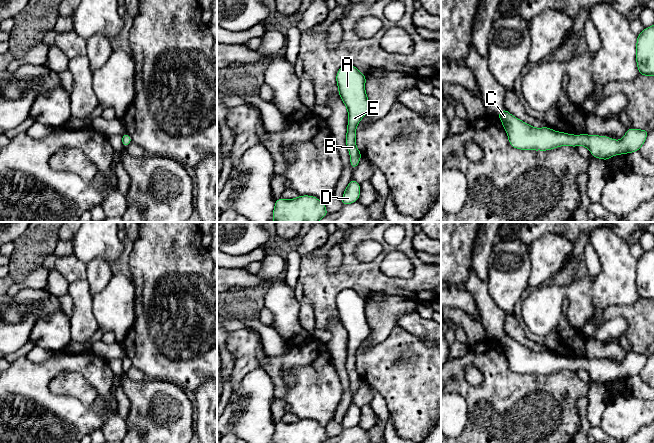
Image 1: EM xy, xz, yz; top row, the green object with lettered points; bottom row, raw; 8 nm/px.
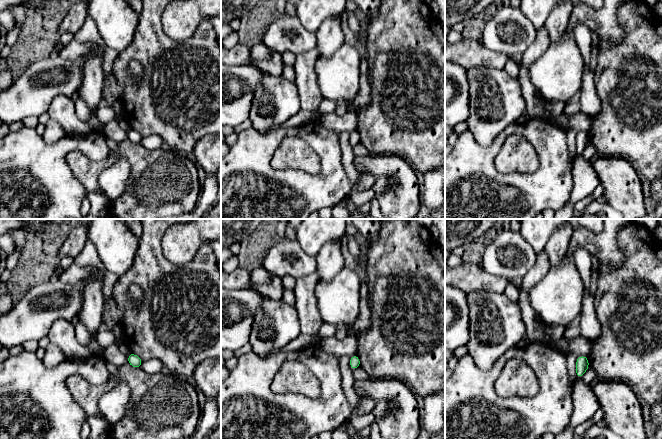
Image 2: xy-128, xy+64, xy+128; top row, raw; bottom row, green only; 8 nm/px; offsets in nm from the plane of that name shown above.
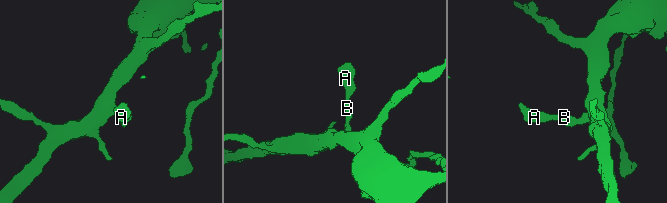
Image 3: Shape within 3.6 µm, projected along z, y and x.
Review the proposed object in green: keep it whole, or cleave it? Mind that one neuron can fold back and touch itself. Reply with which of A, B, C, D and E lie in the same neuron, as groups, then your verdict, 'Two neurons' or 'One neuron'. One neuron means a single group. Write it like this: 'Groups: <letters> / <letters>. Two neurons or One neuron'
Groups: A B C D E. One neuron

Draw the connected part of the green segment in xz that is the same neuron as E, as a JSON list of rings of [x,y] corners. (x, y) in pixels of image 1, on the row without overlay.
[[[344,289],[336,298],[336,306],[340,322],[348,335],[346,370],[350,378],[351,391],[354,394],[362,380],[356,371],[356,352],[370,334],[365,315],[366,300],[355,290]]]

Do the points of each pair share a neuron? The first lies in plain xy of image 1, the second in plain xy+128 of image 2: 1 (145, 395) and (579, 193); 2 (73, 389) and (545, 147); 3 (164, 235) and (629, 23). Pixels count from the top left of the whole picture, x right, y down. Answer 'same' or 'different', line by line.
1: different
2: different
3: same

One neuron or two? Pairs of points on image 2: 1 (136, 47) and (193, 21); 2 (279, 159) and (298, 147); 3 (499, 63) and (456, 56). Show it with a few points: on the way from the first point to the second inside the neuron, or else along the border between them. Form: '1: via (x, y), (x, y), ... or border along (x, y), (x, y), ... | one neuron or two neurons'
1: border along (163, 10), (164, 32), (175, 40), (189, 38) | two neurons
2: via (284, 158), (293, 152) | one neuron
3: via (488, 58), (467, 56) | one neuron

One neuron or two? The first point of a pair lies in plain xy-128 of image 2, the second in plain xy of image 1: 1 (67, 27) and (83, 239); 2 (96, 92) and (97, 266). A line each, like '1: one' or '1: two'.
1: two
2: one

